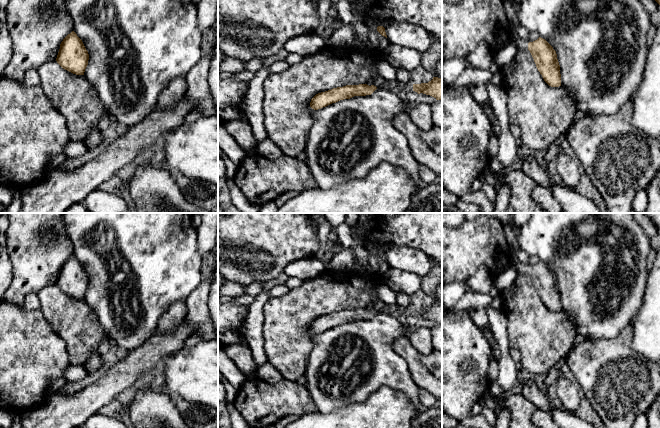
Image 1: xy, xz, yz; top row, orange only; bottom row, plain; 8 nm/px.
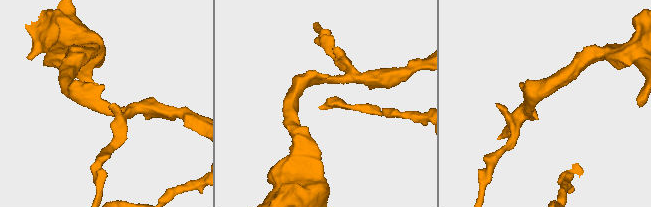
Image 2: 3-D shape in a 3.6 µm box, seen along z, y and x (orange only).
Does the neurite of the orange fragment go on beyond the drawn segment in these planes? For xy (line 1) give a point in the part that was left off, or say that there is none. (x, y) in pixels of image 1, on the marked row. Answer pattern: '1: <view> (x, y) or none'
1: none

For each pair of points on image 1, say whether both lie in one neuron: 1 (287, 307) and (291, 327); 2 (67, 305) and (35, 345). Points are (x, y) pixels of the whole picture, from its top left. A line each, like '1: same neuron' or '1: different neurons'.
1: same neuron
2: different neurons

